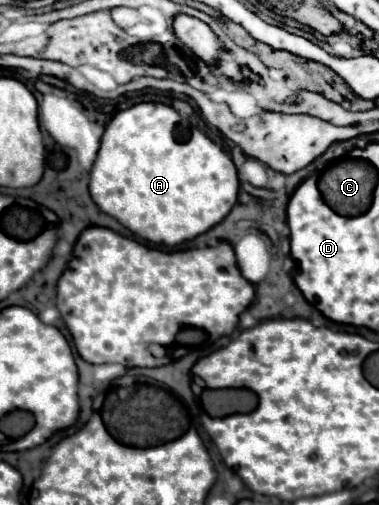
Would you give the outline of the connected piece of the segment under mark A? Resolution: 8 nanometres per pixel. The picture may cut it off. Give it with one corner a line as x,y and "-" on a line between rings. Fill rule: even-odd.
142,102
118,112
102,136
98,158
90,170
90,196
98,208
114,216
140,238
176,246
204,234
224,220
238,198
238,173
232,158
204,132
190,126
172,106

